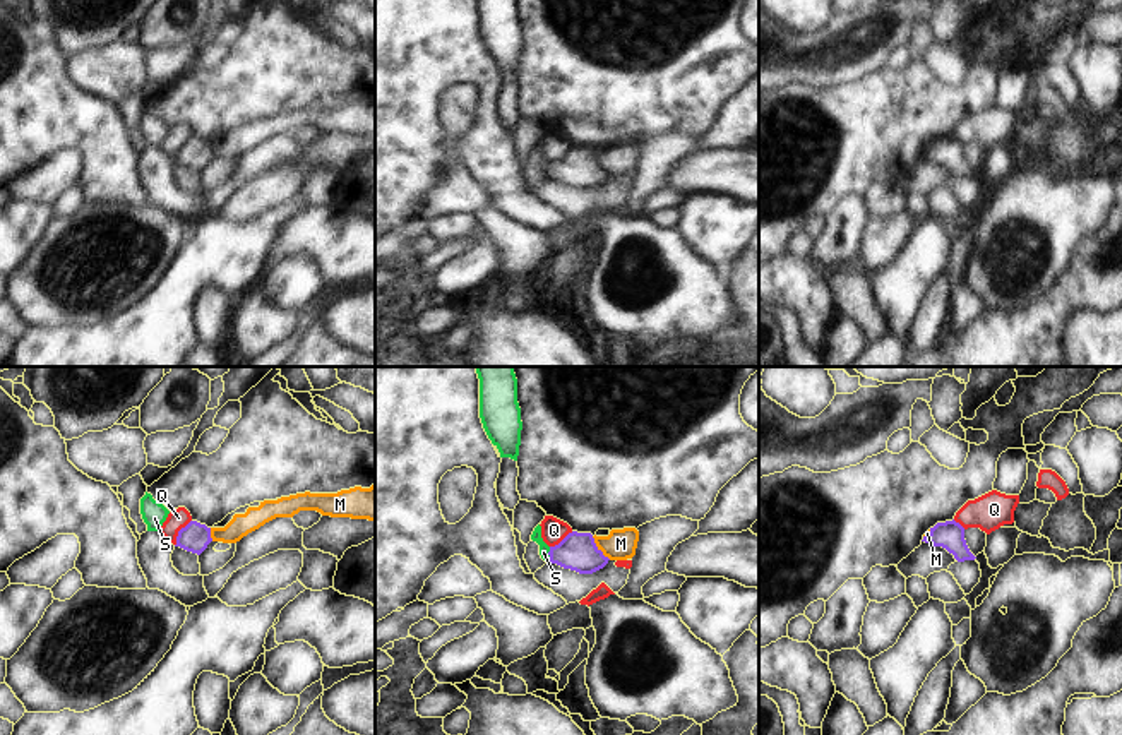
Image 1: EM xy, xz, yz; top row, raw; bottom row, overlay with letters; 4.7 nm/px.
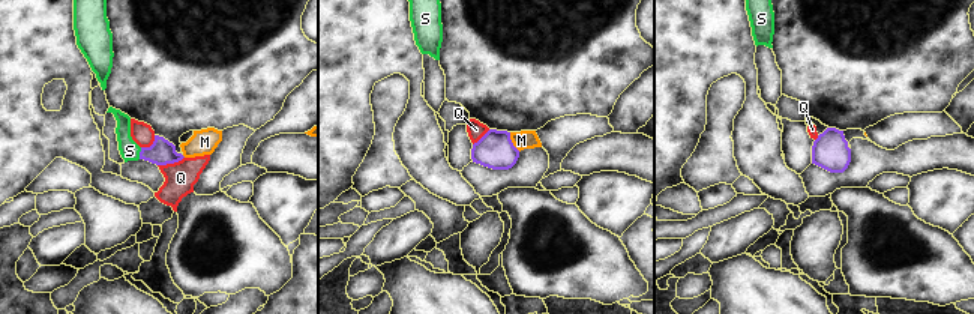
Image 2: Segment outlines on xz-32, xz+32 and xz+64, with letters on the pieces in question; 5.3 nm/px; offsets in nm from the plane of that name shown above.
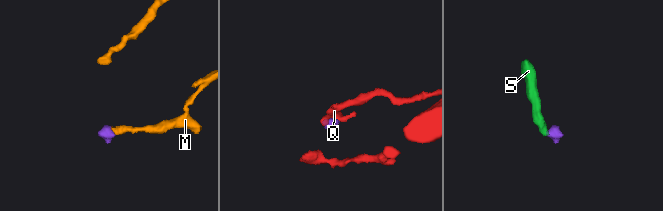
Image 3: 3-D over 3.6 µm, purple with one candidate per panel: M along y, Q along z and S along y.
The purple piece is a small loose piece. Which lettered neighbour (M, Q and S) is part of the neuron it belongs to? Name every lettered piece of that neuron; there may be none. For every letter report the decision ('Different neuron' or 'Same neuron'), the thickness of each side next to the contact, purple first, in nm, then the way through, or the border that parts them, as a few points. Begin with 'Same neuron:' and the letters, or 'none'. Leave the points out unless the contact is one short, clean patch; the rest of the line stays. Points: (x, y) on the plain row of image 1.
Same neuron: S
M: Different neuron. Thickness 180 nm (purple) against 140 nm. Boundary: xz (591, 153), (595, 161), (610, 175)
Q: Different neuron. Thickness 140 nm (purple) against 90 nm. Boundary: xy (190, 136), (179, 148), (175, 161)
S: Same neuron. Thickness 180 nm (purple) against 50 nm. Path across: xz (578, 168), (549, 170), (537, 151)

